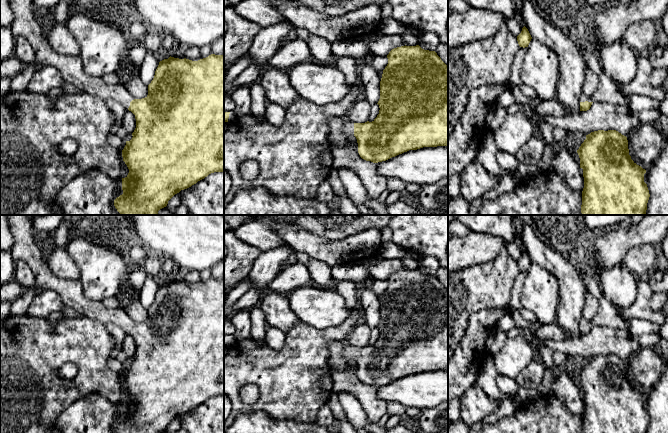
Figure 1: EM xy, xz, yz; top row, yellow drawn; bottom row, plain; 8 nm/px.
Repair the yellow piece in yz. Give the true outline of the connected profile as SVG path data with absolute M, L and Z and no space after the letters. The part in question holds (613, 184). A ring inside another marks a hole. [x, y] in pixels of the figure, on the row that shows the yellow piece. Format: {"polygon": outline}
{"polygon": "M616 130L591 132L577 153L584 177L582 215L646 215L650 197L644 182L646 170L631 159L626 136Z"}

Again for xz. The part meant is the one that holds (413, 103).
{"polygon": "M419 45L394 48L387 58L388 64L380 81L379 114L372 122L353 123L344 119L345 136L355 136L360 157L373 163L386 161L409 150L448 146L448 65L435 51L424 50Z"}

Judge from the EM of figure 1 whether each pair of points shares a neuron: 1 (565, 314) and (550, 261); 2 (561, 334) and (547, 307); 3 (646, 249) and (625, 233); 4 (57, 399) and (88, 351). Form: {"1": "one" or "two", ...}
{"1": "one", "2": "two", "3": "two", "4": "one"}

